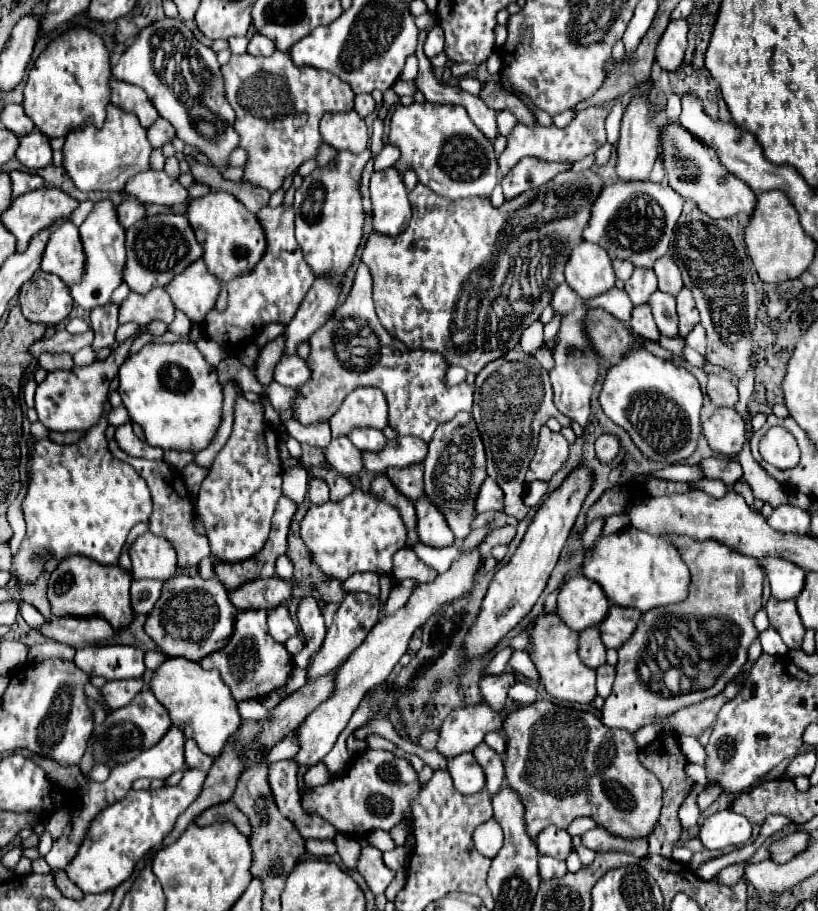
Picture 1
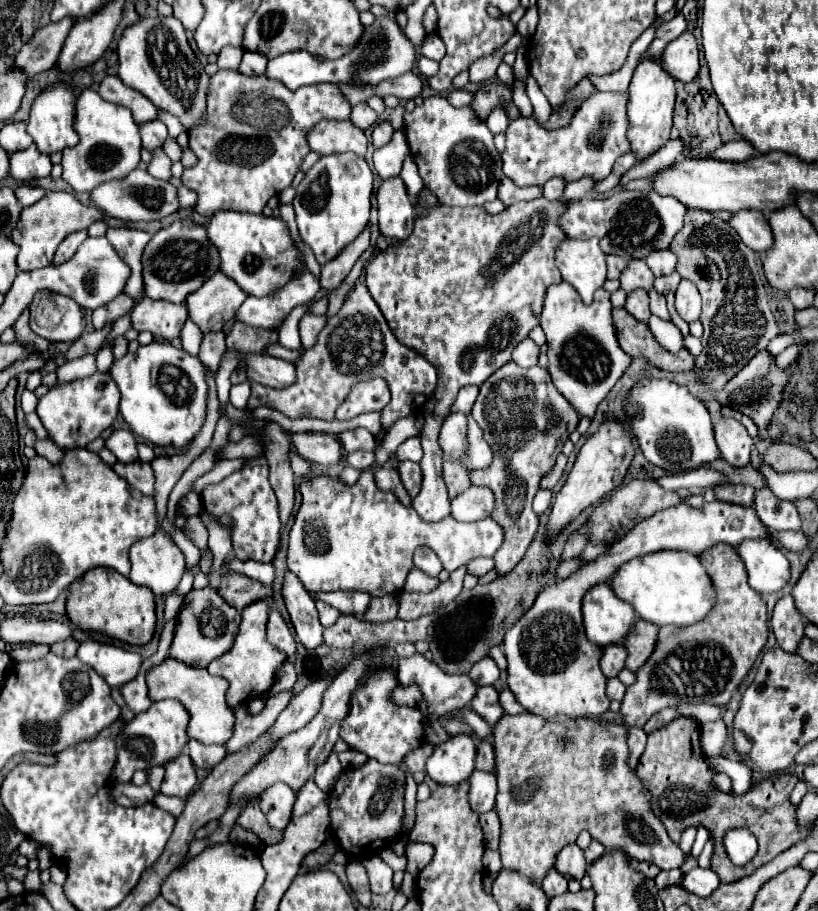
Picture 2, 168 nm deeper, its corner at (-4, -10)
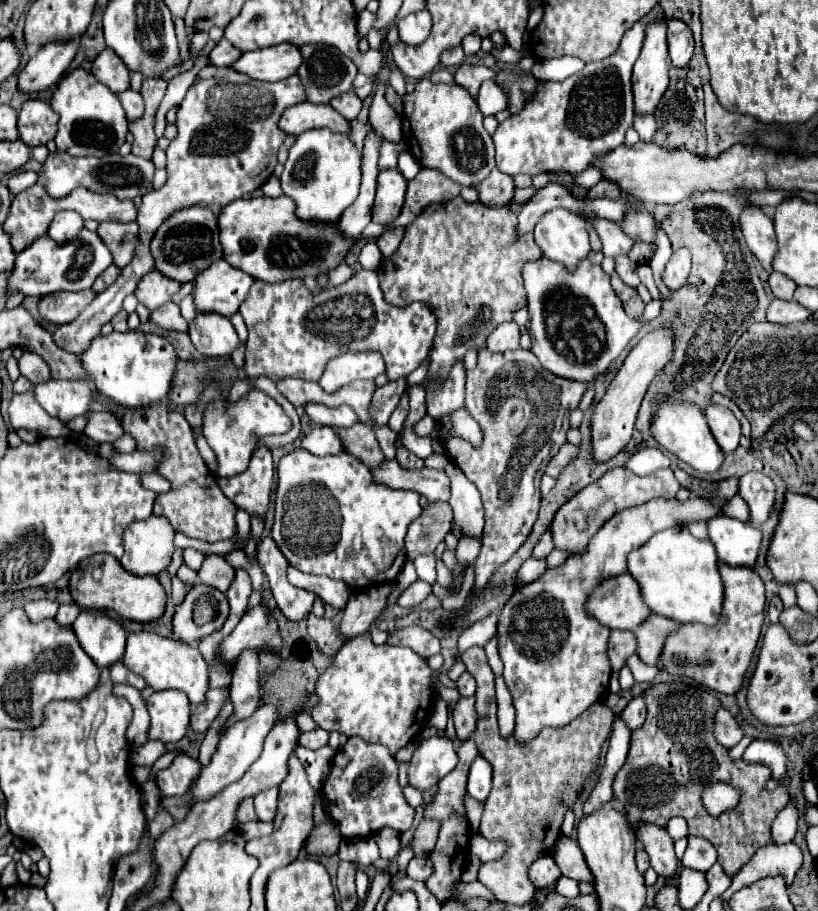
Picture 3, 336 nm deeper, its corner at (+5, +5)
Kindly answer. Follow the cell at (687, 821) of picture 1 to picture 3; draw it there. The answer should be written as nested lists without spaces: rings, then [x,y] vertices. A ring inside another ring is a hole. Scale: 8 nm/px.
[[[673,817],[667,825],[667,833],[671,835],[673,841],[681,839],[681,837],[687,837],[689,835],[689,829],[687,829],[687,821],[683,817]]]

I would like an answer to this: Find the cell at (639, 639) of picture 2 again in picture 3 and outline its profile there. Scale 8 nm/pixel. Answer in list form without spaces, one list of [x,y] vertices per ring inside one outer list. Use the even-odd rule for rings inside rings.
[[[651,615],[643,625],[639,625],[635,637],[637,637],[637,655],[641,657],[643,663],[655,667],[659,665],[663,653],[663,641],[667,633],[675,631],[675,627],[679,627],[677,621],[661,615]]]

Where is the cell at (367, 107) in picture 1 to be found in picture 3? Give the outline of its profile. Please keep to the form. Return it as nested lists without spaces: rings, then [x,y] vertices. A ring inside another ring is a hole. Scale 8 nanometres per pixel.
[[[347,91],[347,93],[331,99],[329,105],[331,105],[339,115],[343,115],[347,121],[353,121],[353,119],[359,115],[363,103],[361,103],[361,99],[359,99],[353,91]]]

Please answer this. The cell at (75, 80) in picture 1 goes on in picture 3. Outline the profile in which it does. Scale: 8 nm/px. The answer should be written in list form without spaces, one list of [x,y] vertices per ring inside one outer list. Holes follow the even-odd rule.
[[[29,99],[23,103],[17,119],[21,141],[29,147],[49,143],[57,133],[59,115],[41,99]]]

